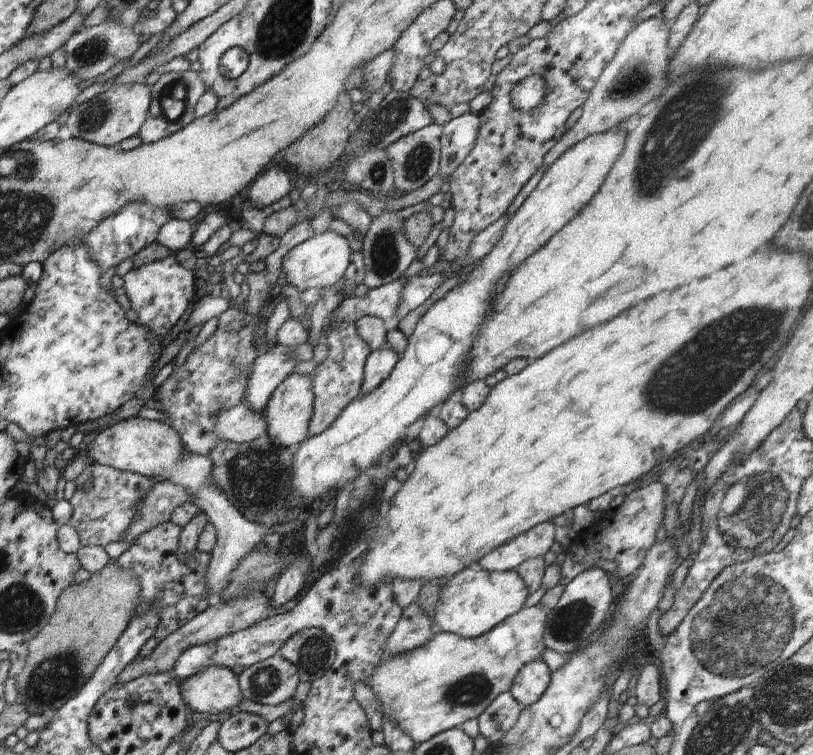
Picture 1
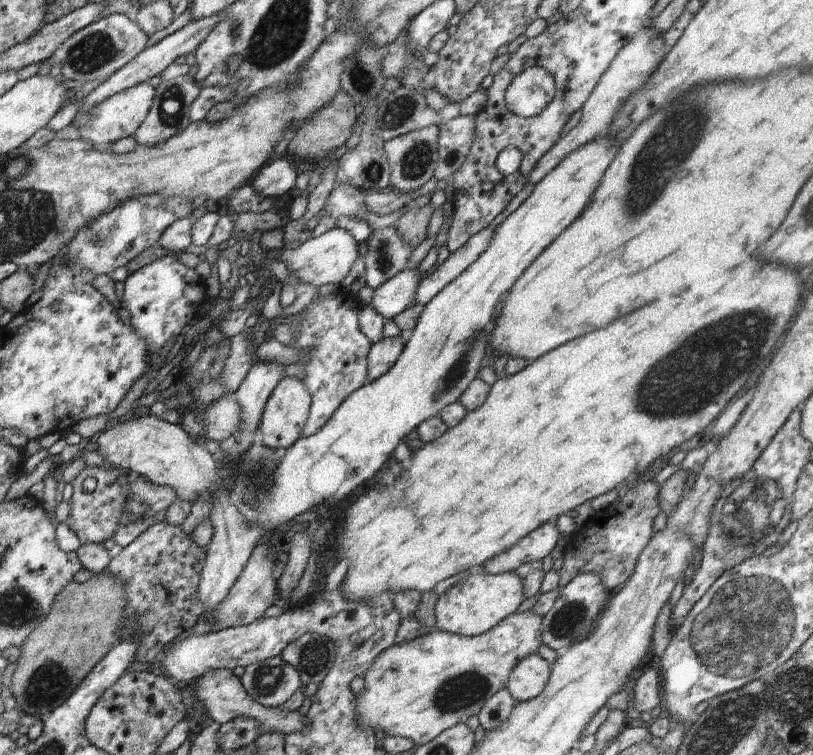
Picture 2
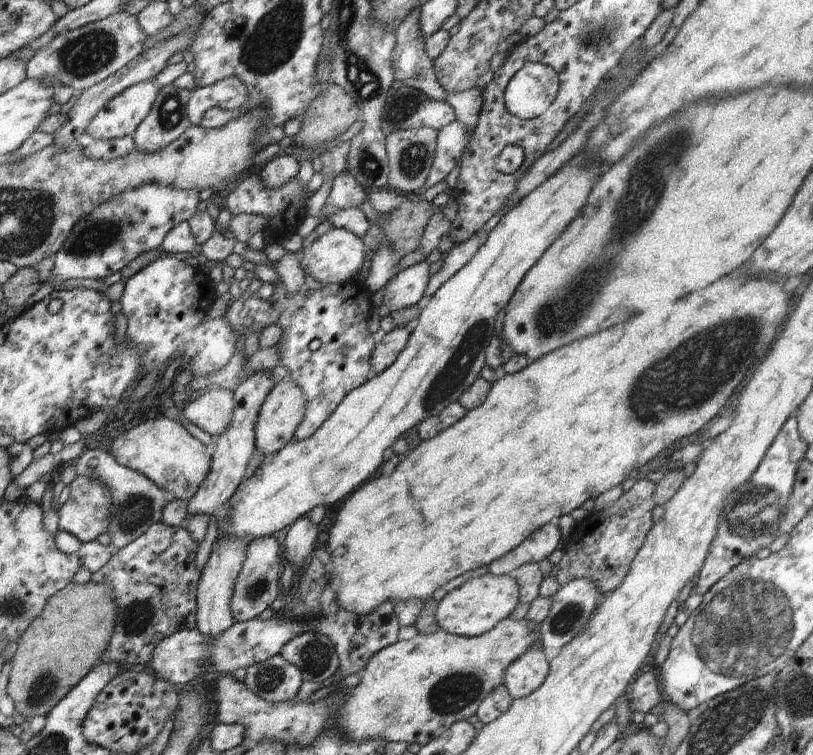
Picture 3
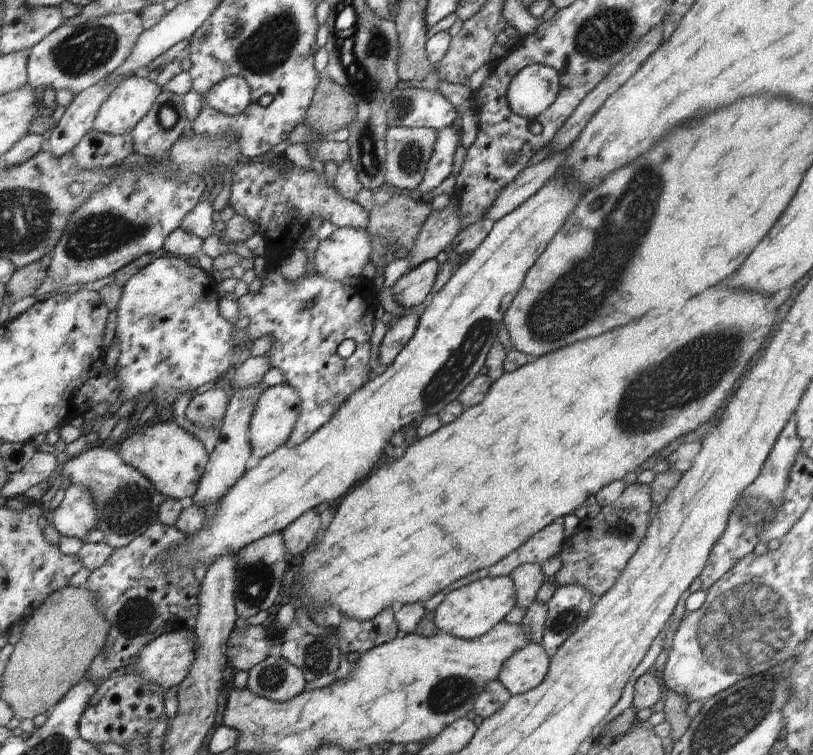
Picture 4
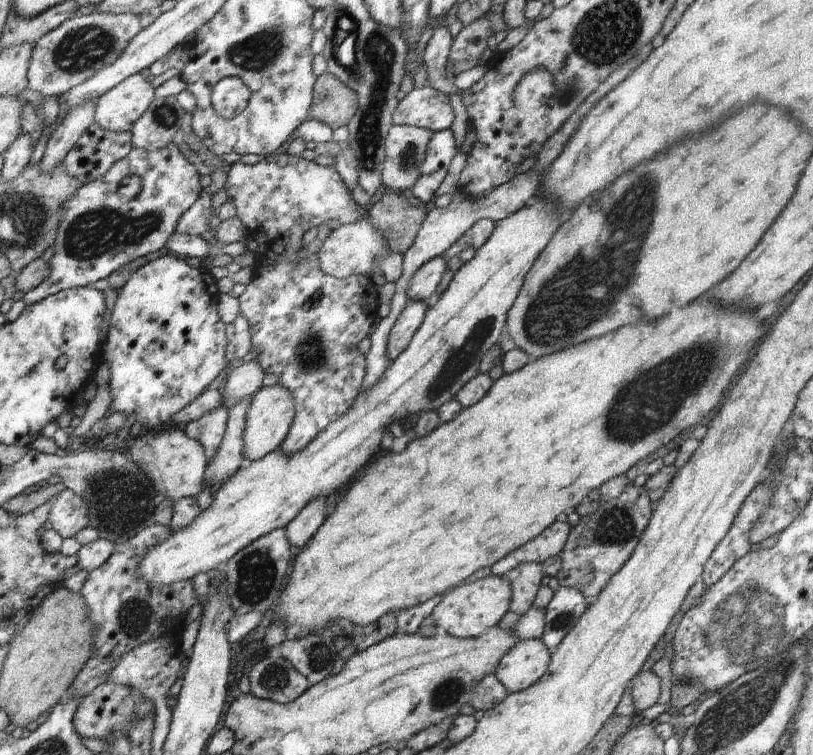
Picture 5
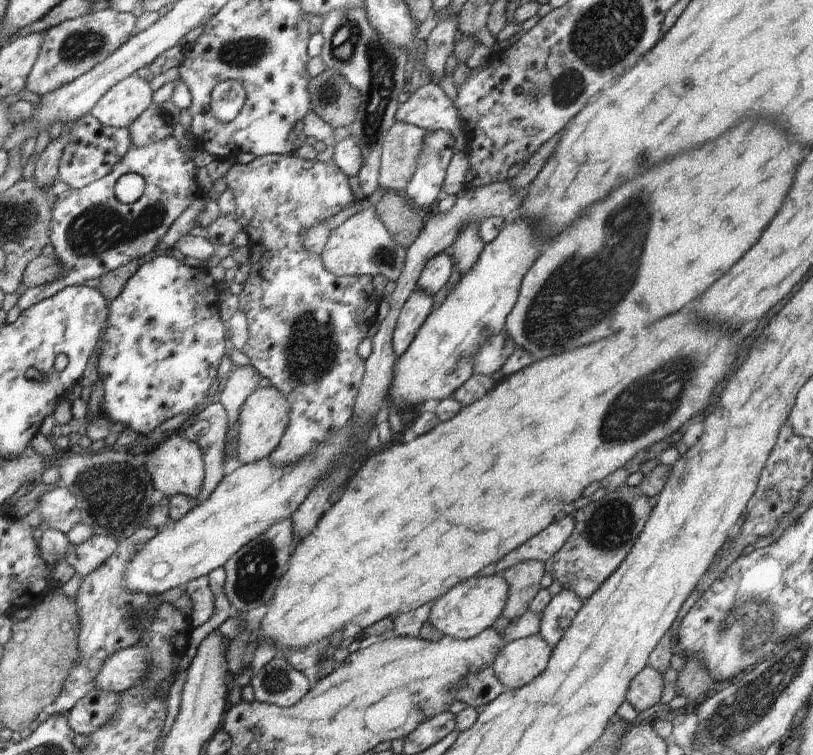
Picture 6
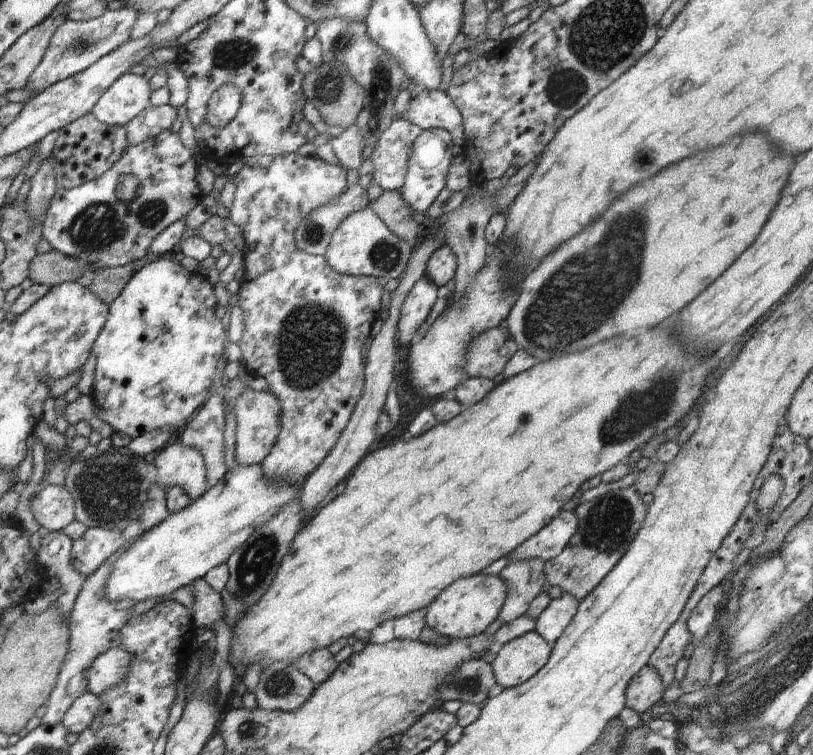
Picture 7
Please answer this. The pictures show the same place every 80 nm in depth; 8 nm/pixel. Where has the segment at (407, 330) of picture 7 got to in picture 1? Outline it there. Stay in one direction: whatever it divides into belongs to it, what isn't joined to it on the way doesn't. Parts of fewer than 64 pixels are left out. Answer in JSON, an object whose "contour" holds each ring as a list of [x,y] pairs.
{"contour":[[[388,342],[381,349],[371,350],[364,365],[361,394],[368,394],[378,388],[378,385],[390,376],[399,358],[400,354],[397,354]]]}

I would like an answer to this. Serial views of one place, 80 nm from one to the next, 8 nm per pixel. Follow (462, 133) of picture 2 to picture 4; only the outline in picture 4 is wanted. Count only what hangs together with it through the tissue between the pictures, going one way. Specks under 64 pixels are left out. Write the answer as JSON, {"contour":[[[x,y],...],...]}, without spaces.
{"contour":[[[454,125],[438,131],[432,156],[430,156],[426,172],[424,172],[424,178],[416,190],[428,195],[450,176],[453,170],[455,152],[461,144],[460,133]]]}

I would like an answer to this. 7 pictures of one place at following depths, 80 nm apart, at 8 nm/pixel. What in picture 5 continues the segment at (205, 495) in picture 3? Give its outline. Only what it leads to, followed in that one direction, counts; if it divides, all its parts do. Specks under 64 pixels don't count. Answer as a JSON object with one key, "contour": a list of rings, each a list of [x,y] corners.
{"contour":[[[246,396],[238,404],[228,407],[228,420],[222,444],[206,466],[204,474],[205,486],[210,486],[215,492],[226,482],[238,468],[241,468],[244,454],[242,454],[242,438],[244,437],[244,424],[246,423],[246,408],[250,406],[252,396]]]}

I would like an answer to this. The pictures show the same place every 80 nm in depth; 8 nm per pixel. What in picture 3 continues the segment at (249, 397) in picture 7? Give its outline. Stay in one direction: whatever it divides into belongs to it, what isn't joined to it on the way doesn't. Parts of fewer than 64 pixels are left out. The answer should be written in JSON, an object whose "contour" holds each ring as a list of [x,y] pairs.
{"contour":[[[289,378],[283,379],[268,392],[264,404],[258,412],[256,424],[254,424],[255,444],[259,455],[275,455],[294,439],[294,432],[298,424],[304,420],[306,400],[304,392]]]}

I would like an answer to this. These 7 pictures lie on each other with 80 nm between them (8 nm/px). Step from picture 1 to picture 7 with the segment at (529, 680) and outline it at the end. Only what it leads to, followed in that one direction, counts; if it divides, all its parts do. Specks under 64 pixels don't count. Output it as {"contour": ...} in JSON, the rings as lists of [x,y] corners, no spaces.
{"contour":[[[535,630],[499,646],[496,648],[496,658],[491,663],[496,682],[506,689],[525,683],[548,662],[551,650],[552,644],[547,643]]]}

